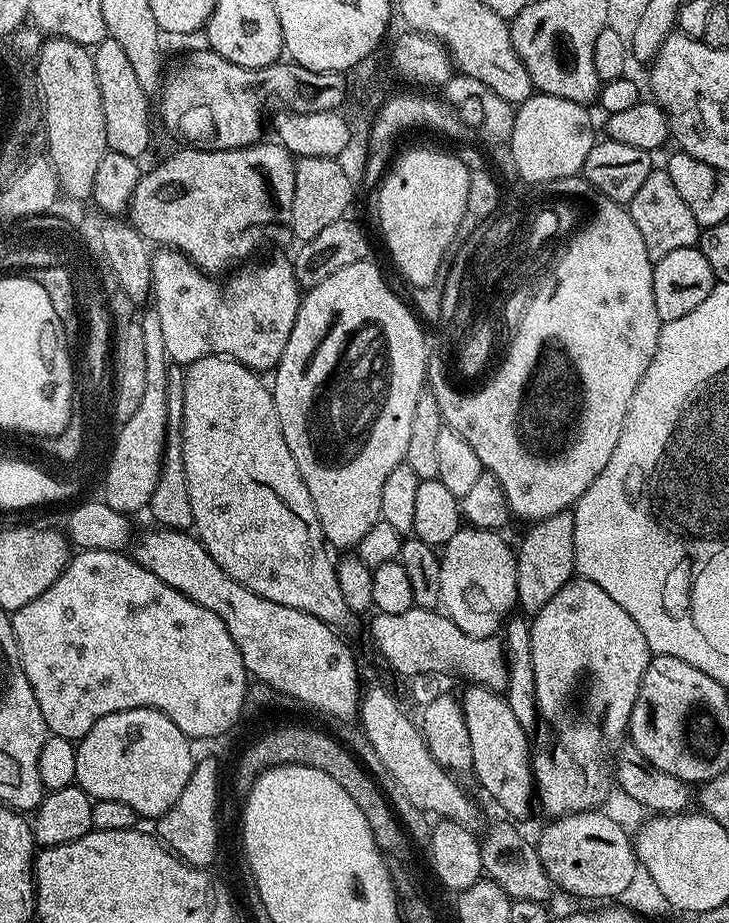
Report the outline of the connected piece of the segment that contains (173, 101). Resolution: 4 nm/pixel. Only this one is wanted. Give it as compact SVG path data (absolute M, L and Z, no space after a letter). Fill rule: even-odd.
M203 50L189 58L182 68L171 69L159 97L160 112L164 115L164 124L172 132L185 136L188 142L212 140L211 147L246 148L257 143L260 136L260 95L264 88L276 88L277 97L285 100L295 92L296 79L319 80L317 72L304 69L295 76L287 70L276 73L275 67L243 68L216 52ZM172 76L172 77L171 77Z

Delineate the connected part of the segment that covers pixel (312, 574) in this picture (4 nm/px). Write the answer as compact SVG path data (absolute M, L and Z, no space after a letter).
M205 358L187 365L184 373L184 424L178 433L182 450L182 462L185 463L186 486L190 490L190 510L194 510L194 532L206 551L218 562L218 566L234 582L246 586L254 594L266 598L270 602L278 602L282 606L297 608L300 612L309 612L329 626L348 624L354 620L354 614L346 606L342 598L342 590L338 590L336 577L337 565L328 557L329 545L324 538L324 531L318 522L318 514L314 510L314 502L310 498L310 490L306 490L306 482L302 482L302 474L298 470L298 462L294 462L294 454L290 454L290 446L286 446L286 438L282 438L282 426L278 422L278 410L274 406L271 387L259 380L257 373L239 364L231 358Z

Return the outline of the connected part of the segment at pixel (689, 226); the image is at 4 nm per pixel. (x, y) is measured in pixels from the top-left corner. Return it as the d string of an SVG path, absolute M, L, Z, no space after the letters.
M653 170L626 207L630 218L634 218L634 226L638 226L638 234L642 234L642 242L646 242L646 254L653 262L666 258L666 254L671 254L673 250L699 245L702 231L700 223L694 214L690 214L690 206L682 202L667 170Z

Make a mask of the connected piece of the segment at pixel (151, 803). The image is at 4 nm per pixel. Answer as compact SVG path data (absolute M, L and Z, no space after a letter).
M135 708L106 714L76 744L75 783L93 801L126 802L137 817L165 816L190 782L193 741L166 714Z

